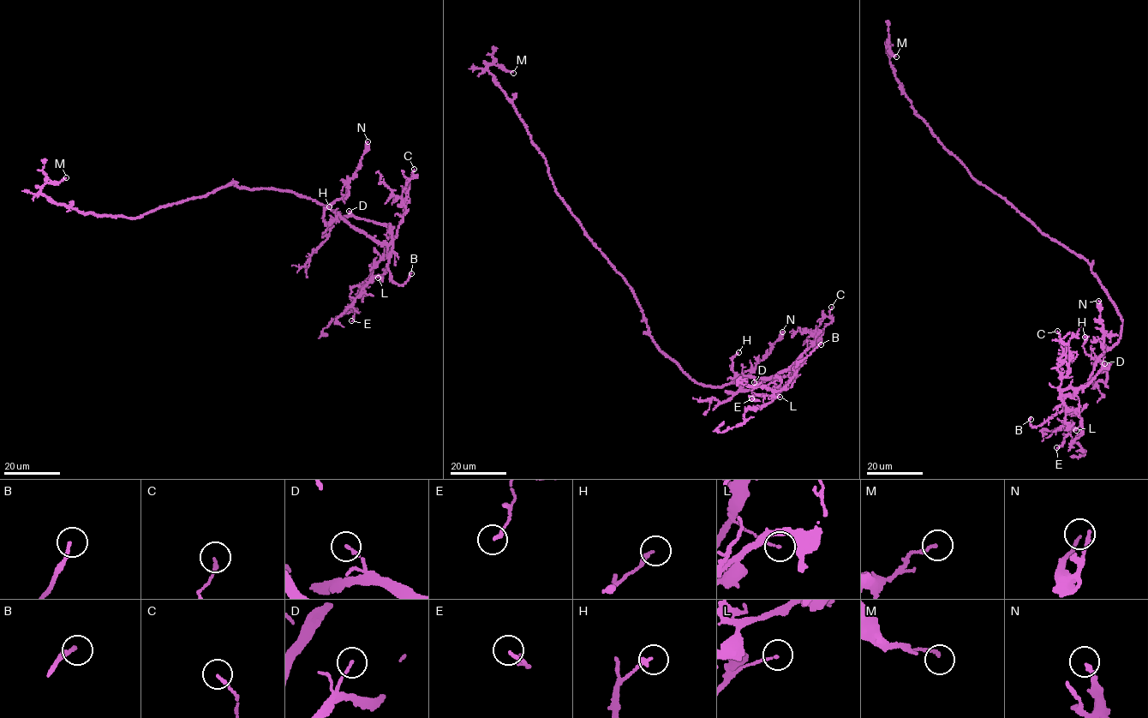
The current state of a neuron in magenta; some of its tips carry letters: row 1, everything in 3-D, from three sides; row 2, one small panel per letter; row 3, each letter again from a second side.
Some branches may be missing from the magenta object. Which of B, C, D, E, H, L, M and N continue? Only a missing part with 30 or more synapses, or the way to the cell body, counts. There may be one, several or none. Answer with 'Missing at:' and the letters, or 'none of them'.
Missing at: B

